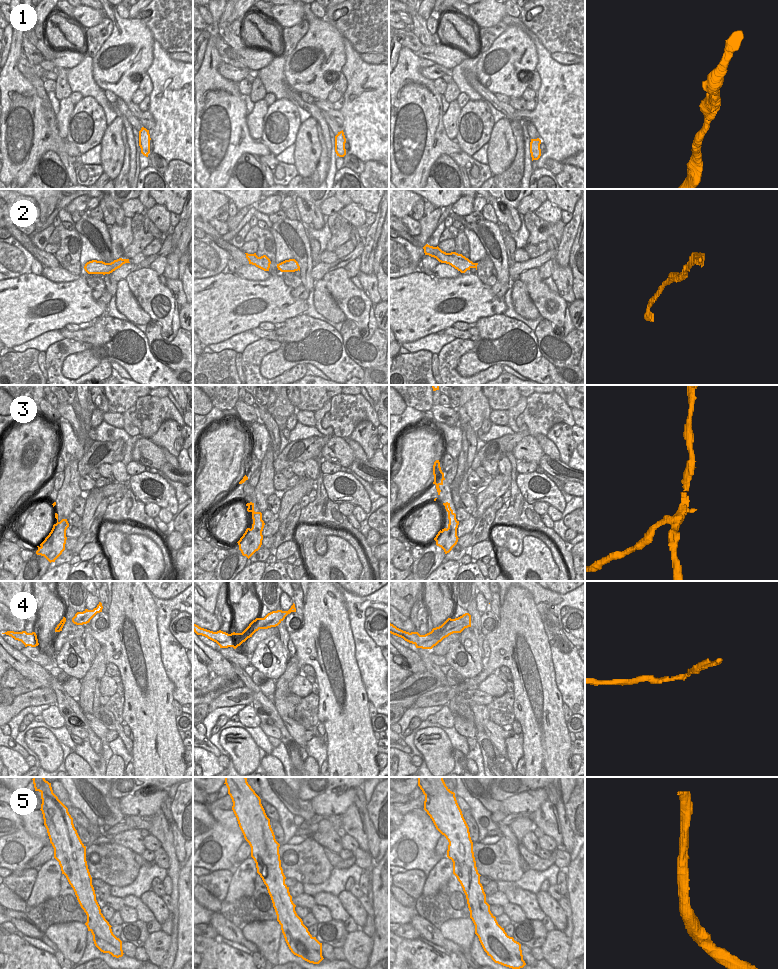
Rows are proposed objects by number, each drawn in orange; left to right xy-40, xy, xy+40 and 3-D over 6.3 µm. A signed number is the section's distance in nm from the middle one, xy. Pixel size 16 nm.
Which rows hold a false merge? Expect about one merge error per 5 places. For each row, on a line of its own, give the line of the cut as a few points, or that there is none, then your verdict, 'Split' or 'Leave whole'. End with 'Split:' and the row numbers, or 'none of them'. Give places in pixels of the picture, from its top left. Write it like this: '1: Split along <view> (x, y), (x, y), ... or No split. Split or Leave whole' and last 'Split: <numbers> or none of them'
1: No split. Leave whole
2: No split. Leave whole
3: No split. Leave whole
4: No split. Leave whole
5: No split. Leave whole
Split: none of them

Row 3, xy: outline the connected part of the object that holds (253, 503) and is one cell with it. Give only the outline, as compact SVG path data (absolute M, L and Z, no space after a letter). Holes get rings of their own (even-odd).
M247 503L246 506L248 507L247 511L252 513L253 524L251 529L246 529L237 543L242 555L249 559L262 545L262 531L265 523L262 520L262 513L254 511L254 503Z

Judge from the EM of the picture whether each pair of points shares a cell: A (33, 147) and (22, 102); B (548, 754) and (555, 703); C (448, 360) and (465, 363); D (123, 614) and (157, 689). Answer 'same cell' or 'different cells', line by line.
A: same cell
B: same cell
C: different cells
D: same cell

